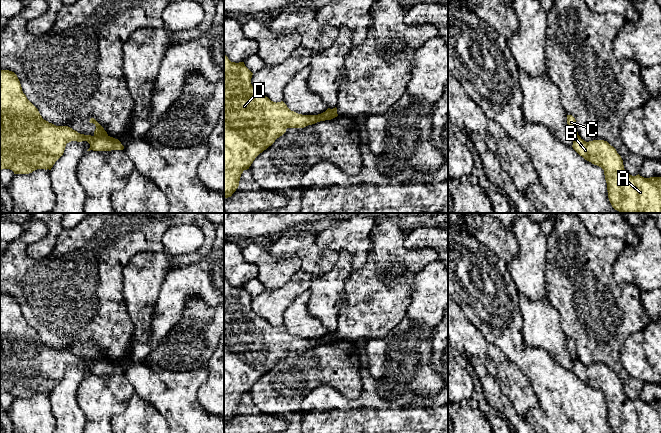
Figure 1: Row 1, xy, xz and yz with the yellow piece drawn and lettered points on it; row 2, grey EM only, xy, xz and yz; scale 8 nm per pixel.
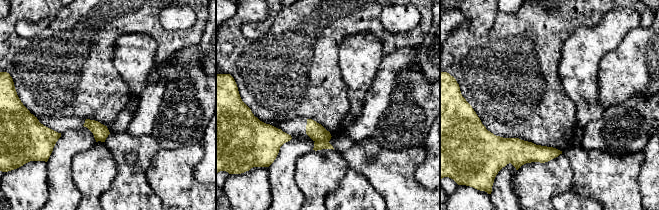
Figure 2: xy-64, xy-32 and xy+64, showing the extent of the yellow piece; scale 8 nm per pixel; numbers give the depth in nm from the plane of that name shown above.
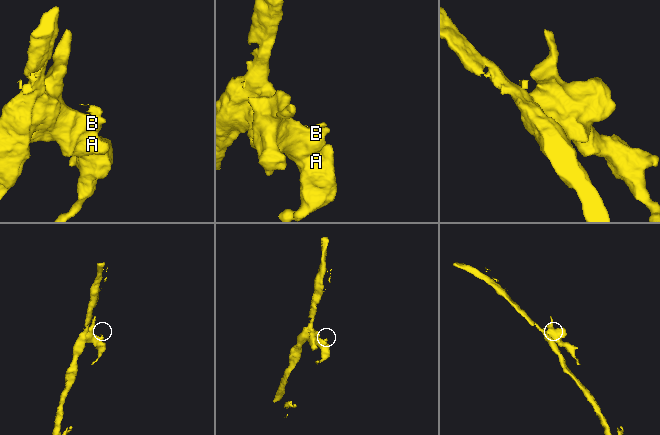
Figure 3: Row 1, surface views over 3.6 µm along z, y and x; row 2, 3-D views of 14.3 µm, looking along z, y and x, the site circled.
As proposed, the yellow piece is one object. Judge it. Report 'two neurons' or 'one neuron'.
two neurons

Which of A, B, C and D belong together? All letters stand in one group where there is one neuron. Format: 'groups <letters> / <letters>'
groups A B D / C

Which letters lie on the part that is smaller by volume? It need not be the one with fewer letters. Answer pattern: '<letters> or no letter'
C

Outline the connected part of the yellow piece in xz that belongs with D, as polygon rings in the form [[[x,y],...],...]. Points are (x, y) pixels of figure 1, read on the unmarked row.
[[[224,278],[224,422],[231,421],[239,410],[241,398],[255,382],[282,360],[287,352],[304,352],[331,344],[337,337],[325,335],[318,339],[302,339],[281,326],[273,326],[251,308],[253,297],[244,286],[231,286]]]

